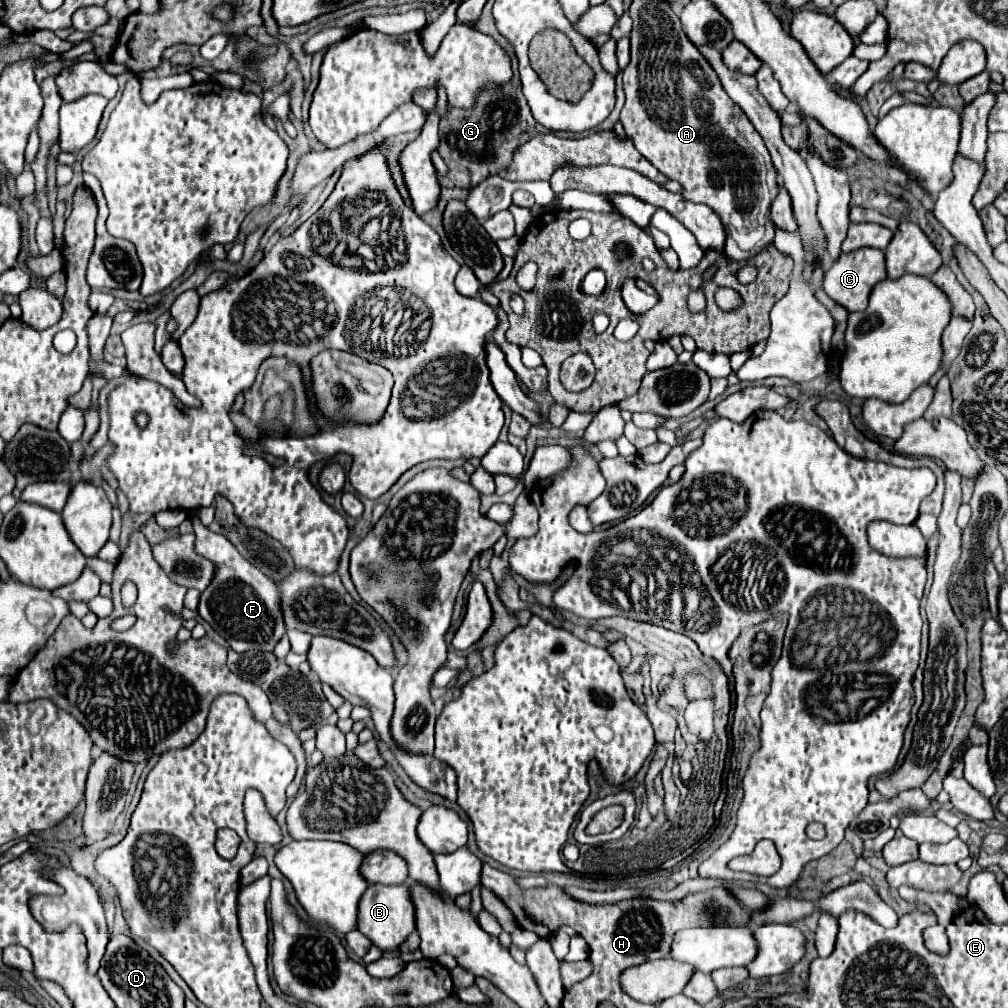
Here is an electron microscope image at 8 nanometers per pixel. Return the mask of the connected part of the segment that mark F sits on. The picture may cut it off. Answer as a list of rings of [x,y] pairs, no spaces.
[[[189,511],[189,519],[193,521],[193,529],[197,539],[195,539],[195,549],[201,557],[213,561],[217,565],[217,573],[213,575],[213,581],[209,583],[209,587],[201,593],[201,601],[199,601],[199,615],[231,645],[233,651],[237,653],[245,653],[245,651],[273,651],[273,647],[277,645],[277,641],[285,635],[285,623],[283,623],[283,613],[281,613],[281,591],[279,585],[275,585],[275,581],[271,581],[269,577],[265,577],[255,565],[251,565],[249,561],[245,561],[245,557],[241,557],[241,553],[237,551],[234,545],[221,534],[214,533],[207,529],[205,525],[201,525],[199,517],[195,511]]]

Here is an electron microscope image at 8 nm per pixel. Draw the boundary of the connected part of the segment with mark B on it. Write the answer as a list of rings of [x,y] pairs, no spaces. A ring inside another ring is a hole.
[[[407,883],[403,885],[369,885],[359,901],[359,925],[357,929],[365,933],[373,945],[383,951],[397,949],[413,931],[415,931],[415,905],[411,901],[411,889]]]

